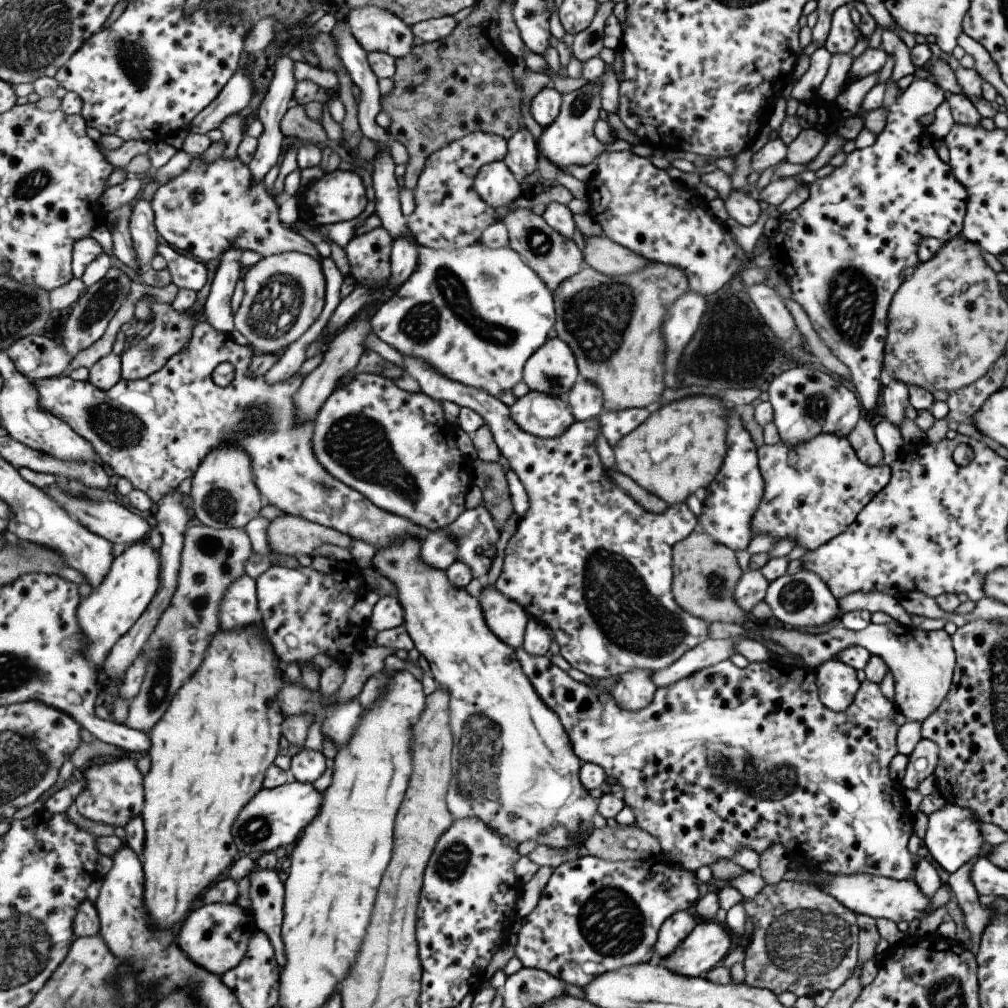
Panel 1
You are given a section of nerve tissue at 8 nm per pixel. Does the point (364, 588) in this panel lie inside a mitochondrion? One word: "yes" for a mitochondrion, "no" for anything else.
no

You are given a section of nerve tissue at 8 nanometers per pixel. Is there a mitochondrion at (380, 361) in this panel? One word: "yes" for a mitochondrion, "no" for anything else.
no

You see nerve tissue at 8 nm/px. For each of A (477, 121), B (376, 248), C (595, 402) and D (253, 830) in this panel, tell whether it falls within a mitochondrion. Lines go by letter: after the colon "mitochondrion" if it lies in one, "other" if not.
A: other
B: other
C: other
D: mitochondrion

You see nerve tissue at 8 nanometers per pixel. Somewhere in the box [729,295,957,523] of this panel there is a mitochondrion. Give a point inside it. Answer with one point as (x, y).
(815, 404)

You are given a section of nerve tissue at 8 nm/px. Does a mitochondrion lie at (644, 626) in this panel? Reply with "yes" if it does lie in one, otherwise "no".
yes

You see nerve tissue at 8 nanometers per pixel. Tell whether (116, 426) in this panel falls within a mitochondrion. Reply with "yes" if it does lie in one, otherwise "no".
yes

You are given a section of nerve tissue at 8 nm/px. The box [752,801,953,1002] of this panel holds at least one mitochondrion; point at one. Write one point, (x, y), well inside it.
(806, 941)

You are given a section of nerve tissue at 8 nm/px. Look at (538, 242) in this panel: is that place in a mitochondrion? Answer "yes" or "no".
yes

